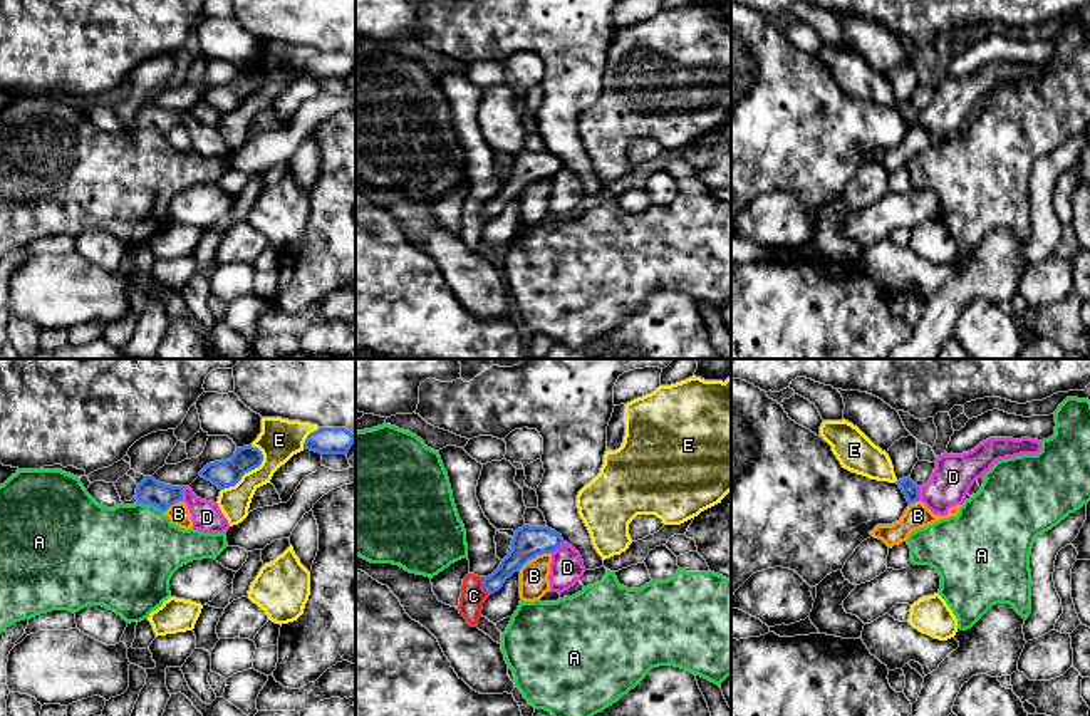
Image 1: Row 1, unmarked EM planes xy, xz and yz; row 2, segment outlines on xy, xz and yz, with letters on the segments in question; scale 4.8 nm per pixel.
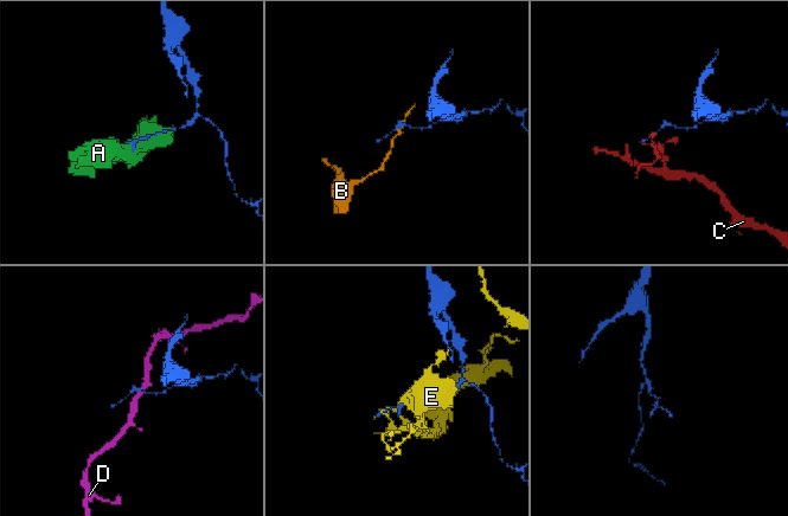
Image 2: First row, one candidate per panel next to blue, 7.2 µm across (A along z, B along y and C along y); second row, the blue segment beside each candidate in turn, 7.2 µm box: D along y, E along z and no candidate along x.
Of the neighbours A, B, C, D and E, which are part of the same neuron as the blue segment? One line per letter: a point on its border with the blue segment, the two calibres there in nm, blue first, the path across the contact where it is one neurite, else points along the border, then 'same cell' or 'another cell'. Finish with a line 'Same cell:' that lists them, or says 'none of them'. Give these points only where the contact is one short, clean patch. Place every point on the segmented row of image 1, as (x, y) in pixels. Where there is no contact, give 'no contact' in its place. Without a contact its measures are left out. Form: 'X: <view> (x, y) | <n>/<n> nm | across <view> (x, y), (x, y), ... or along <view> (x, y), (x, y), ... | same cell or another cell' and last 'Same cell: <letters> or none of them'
A: xy (151, 503) | 130/440 nm | another cell
B: xz (534, 557) | 150/140 nm | along xz (550, 552), (529, 559), (519, 569) | another cell
C: xz (483, 586) | 110/120 nm | along xz (482, 577), (482, 586), (490, 594) | another cell
D: xy (181, 493) | 130/150 nm | along xy (181, 487), (183, 500) | another cell
E: xy (249, 470) | 130/190 nm | another cell
Same cell: none of them

